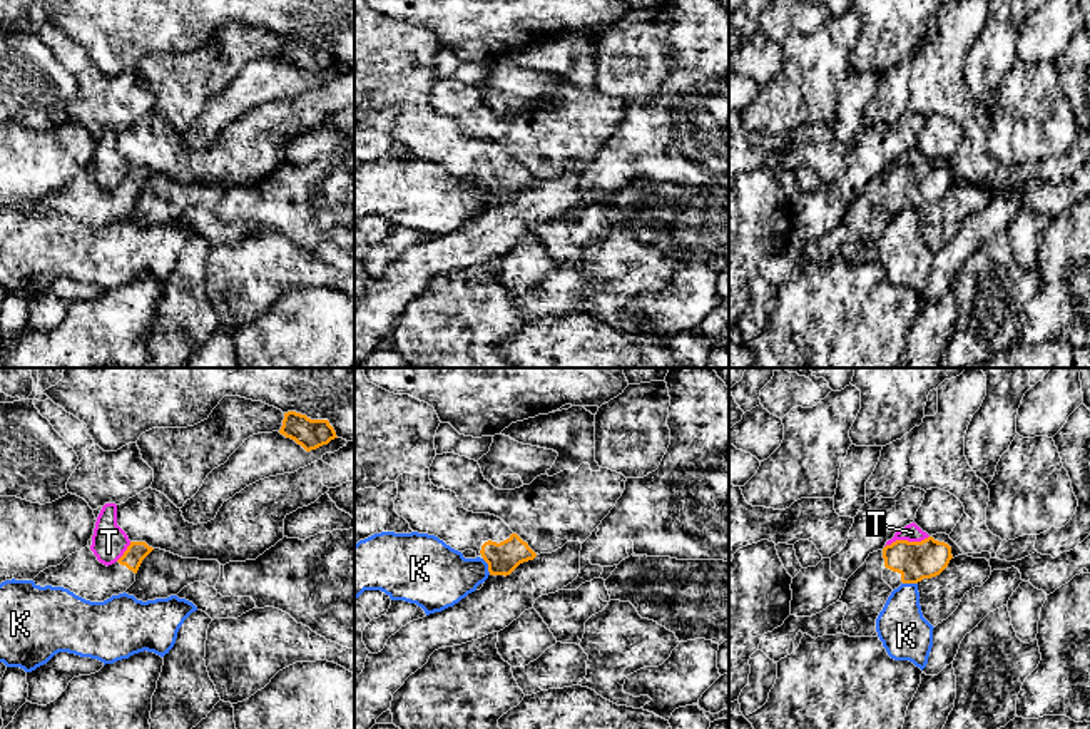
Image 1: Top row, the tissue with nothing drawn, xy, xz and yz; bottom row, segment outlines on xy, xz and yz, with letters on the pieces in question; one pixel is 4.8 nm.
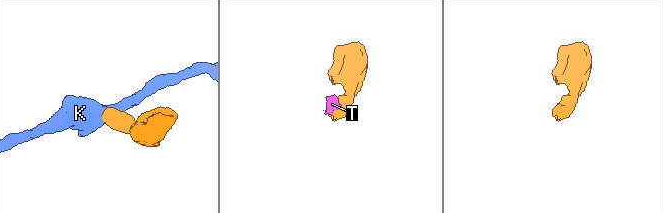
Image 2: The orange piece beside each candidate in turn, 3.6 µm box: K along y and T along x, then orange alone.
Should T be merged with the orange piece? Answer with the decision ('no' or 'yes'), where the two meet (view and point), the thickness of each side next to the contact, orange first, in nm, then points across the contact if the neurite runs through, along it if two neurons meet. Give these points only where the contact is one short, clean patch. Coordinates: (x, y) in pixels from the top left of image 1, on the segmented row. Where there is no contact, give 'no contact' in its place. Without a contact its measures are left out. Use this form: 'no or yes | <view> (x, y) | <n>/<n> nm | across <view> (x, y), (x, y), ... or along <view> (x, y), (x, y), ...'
no | yz (906, 540) | 190/90 nm | along yz (928, 535), (920, 540), (893, 540), (885, 547)

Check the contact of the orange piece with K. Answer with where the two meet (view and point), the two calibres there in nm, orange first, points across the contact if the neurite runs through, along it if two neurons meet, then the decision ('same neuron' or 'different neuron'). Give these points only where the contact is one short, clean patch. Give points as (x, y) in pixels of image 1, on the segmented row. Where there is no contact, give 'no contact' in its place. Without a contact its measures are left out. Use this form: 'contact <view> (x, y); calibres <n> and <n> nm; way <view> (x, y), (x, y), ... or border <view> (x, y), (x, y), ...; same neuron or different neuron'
contact xz (488, 567); calibres 150 and 300 nm; border xz (482, 559), (490, 574); different neuron

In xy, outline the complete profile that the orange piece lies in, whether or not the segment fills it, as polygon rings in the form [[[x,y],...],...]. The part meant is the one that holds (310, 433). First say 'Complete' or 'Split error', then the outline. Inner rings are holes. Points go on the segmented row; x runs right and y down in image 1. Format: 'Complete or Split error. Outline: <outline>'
Complete. Outline: [[[296,411],[284,413],[279,433],[294,440],[306,451],[316,450],[338,438],[328,420],[311,420]]]

